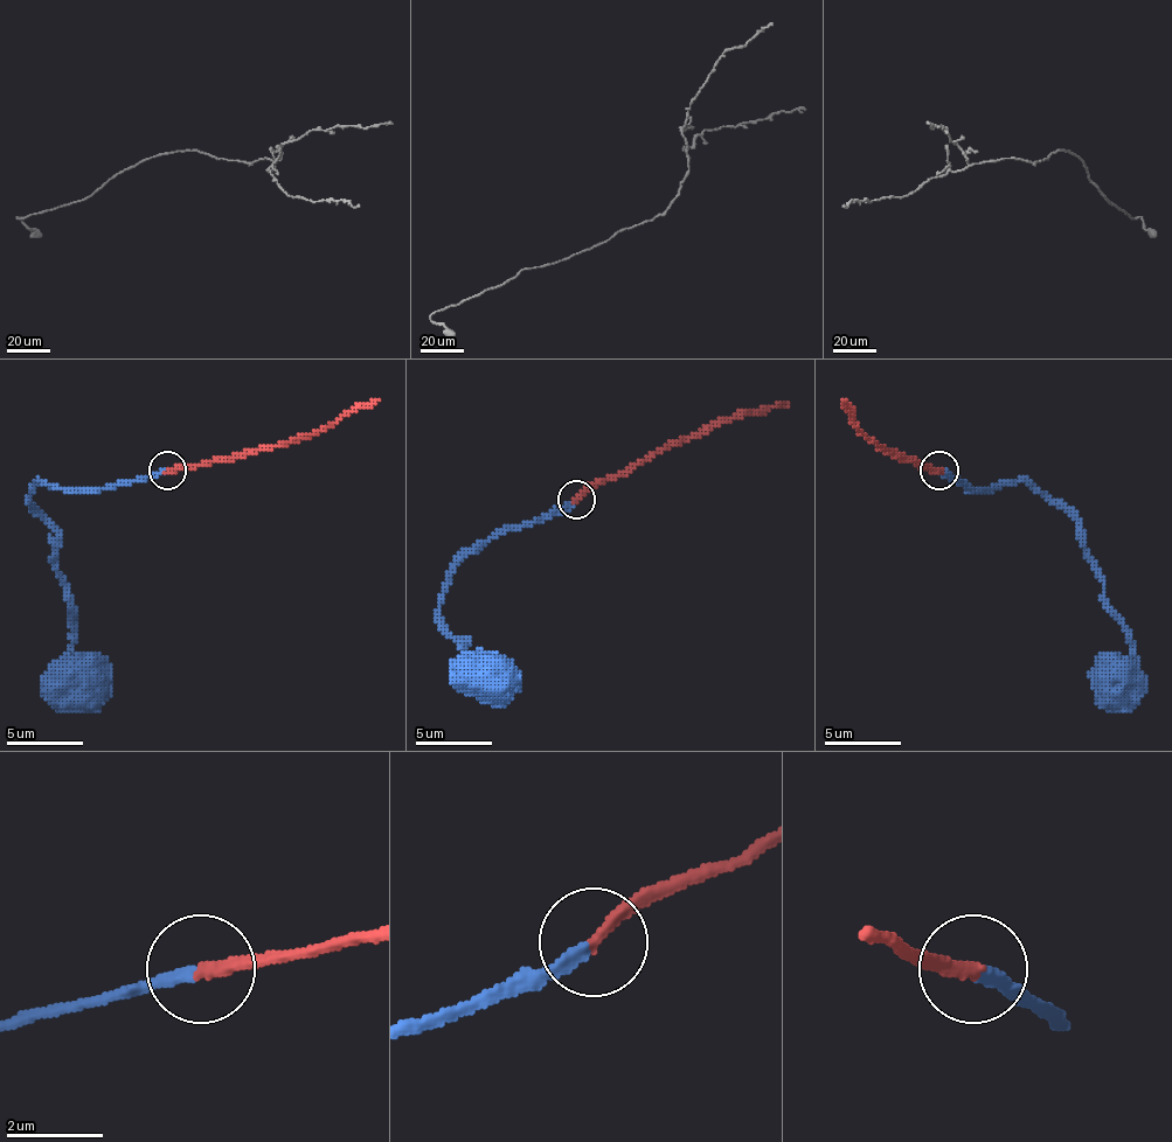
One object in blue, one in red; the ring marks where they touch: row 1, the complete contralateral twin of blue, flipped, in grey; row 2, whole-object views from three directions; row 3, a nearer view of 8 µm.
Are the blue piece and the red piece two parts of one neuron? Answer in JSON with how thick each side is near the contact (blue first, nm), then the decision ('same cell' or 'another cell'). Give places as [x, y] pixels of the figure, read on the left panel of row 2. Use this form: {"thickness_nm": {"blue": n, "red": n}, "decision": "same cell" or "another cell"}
{"thickness_nm": {"blue": 240, "red": 240}, "decision": "same cell"}

